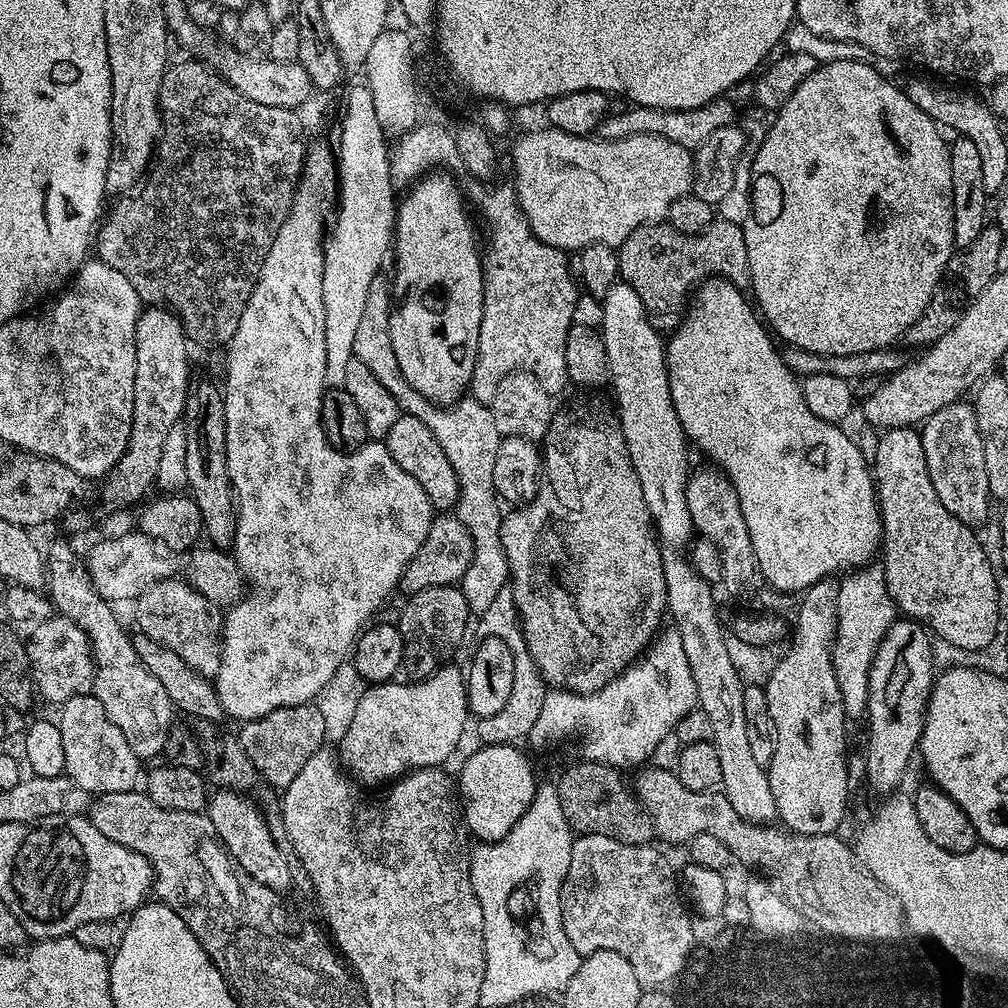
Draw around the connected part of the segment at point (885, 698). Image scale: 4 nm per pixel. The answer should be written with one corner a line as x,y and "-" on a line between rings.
900,618
880,643
871,683
874,685
876,721
872,724
872,753
868,756
868,778
876,792
892,794
904,780
908,763
917,755
924,729
924,713
932,696
932,640
929,629
911,619

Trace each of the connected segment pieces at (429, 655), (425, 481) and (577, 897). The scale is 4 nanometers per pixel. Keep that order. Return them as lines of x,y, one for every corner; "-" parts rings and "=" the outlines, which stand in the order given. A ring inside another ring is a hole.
434,586
409,595
400,612
398,627
404,639
404,663
409,677
423,678
431,676
444,660
464,640
464,631
468,628
468,602
464,591
458,586
=
402,414
398,418
398,422
394,422
394,426
390,426
388,435
383,437
382,442
388,447
390,458
394,458
394,462
398,462
398,466
402,466
402,470
406,470
406,474
410,474
410,478
414,478
414,482
418,482
422,486
422,490
426,490
433,505
441,513
448,514
455,509
456,502
460,498
458,474
454,470
454,466
450,466
450,458
446,458
446,450
442,450
438,438
434,438
434,434
430,430
430,426
426,426
426,422
=
602,834
577,835
570,852
570,870
564,879
564,889
560,895
562,918
566,936
583,958
610,950
622,954
634,966
638,982
648,990
668,986
688,965
688,957
693,954
695,944
689,909
682,899
678,876
672,873
668,860
652,844
623,844

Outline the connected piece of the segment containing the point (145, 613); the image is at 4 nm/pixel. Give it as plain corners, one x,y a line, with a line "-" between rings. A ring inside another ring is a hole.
183,578
159,580
134,601
139,631
144,632
154,642
170,646
186,666
209,678
215,677
220,665
220,645
222,643
222,616
210,601

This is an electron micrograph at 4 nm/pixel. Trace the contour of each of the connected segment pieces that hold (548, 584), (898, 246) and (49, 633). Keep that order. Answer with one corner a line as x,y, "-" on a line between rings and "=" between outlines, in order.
576,404
565,412
557,411
552,417
552,424
542,441
542,479
540,489
534,499
527,504
513,507
512,512
500,521
502,548
506,550
508,574
514,602
523,625
526,646
533,656
537,669
545,683
556,690
570,692
596,692
606,686
627,669
637,663
647,653
650,645
661,631
660,619
665,619
668,607
668,587
664,577
664,567
660,557
660,541
657,529
652,523
652,515
646,506
646,498
642,494
642,482
638,482
638,474
632,465
632,459
626,446
626,438
620,429
619,419
612,416
604,408
591,408
588,404
=
850,60
850,61
830,61
821,63
814,70
814,74
810,74
810,78
806,78
798,86
798,90
794,90
794,94
790,94
790,98
784,105
778,109
778,120
772,124
772,129
765,136
764,141
760,144
760,149
756,152
756,161
750,164
750,195
752,198
752,214
748,221
743,224
744,237
746,238
746,254
748,255
748,271
750,284
752,280
752,292
755,307
758,309
759,315
766,321
767,327
784,344
801,348
802,351
810,351
820,356
836,356
836,355
852,355
862,354
863,351
878,351
887,349
889,346
895,345
895,340
899,341
903,337
905,330
914,322
918,322
918,318
926,310
926,306
932,300
932,295
936,293
944,279
944,271
950,262
952,253
957,251
956,239
954,238
954,194
952,193
952,179
950,178
950,154
948,149
950,144
943,140
939,133
938,124
927,116
918,108
904,93
899,83
891,84
882,73
868,62
=
52,614
48,620
39,621
32,629
32,637
26,641
26,647
32,681
39,699
49,700
53,706
59,706
70,698
89,693
95,676
95,664
87,634
70,618
59,614

